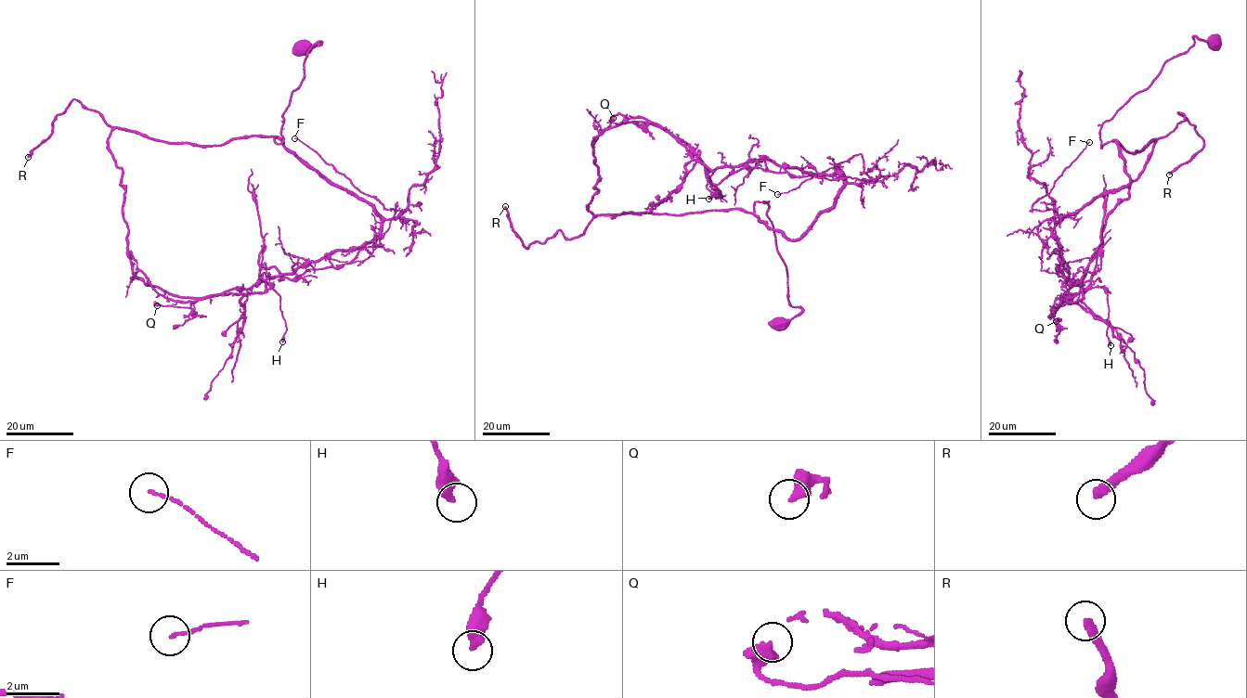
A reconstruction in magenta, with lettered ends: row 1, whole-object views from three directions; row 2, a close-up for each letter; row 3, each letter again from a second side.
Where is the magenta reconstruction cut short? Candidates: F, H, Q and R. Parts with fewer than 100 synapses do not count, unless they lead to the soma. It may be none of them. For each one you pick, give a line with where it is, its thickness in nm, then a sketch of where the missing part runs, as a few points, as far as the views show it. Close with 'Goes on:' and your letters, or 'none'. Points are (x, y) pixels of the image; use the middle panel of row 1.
R: place (505, 206); calibre 320 nm
Goes on: R

